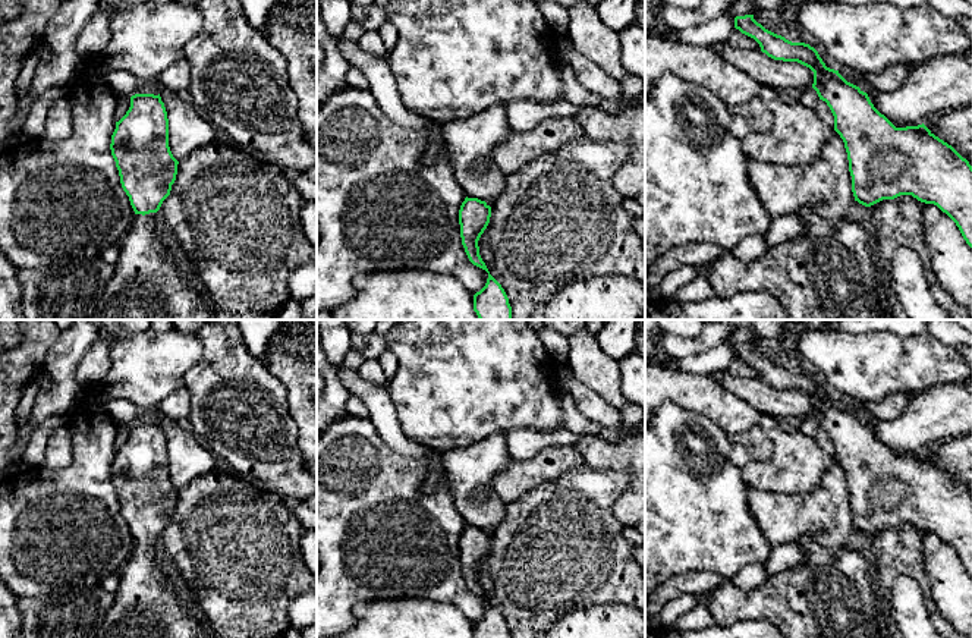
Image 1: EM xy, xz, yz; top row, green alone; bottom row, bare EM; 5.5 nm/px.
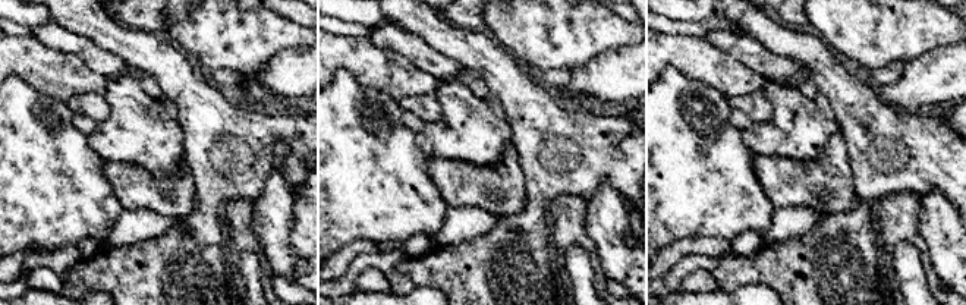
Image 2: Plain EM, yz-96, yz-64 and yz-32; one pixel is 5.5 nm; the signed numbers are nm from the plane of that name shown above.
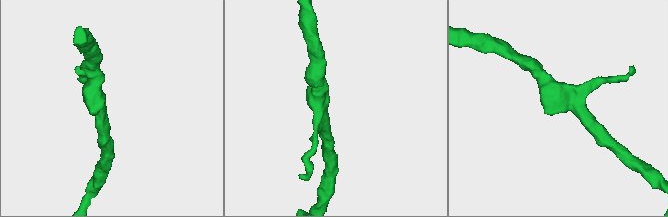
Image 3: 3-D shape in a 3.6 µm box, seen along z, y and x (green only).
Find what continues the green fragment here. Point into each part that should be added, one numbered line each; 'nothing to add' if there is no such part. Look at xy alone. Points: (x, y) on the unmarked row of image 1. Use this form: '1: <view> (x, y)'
1: xy (147, 604)

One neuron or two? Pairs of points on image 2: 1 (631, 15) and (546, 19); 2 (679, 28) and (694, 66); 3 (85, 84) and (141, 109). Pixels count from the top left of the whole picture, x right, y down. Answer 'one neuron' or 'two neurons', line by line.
1: two neurons
2: two neurons
3: two neurons

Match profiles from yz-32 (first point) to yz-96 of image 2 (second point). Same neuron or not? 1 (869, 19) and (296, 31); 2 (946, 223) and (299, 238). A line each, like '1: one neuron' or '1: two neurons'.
1: one neuron
2: two neurons

